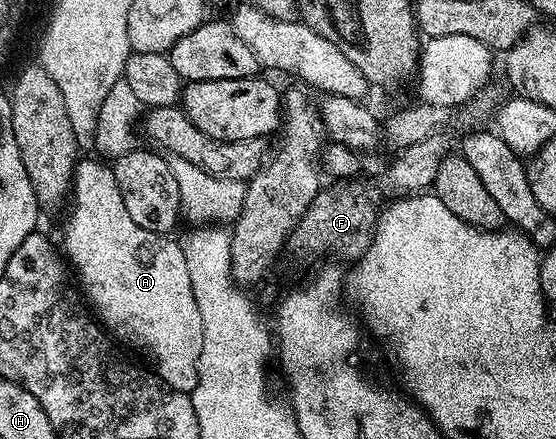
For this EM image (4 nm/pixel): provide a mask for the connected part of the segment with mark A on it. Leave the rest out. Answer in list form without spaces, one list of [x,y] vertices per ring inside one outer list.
[[[79,160],[74,169],[72,196],[68,201],[70,214],[62,229],[61,248],[64,250],[65,260],[72,269],[74,264],[77,284],[80,289],[82,284],[81,292],[84,297],[86,292],[85,300],[96,314],[97,320],[119,342],[122,340],[124,344],[139,349],[154,364],[151,365],[153,372],[158,374],[164,384],[181,393],[190,394],[196,387],[198,378],[200,347],[204,347],[204,323],[200,323],[200,307],[196,305],[193,295],[182,245],[170,241],[174,239],[169,236],[144,231],[144,227],[138,226],[124,207],[124,198],[120,196],[120,187],[116,187],[113,168],[101,160],[93,160]]]

